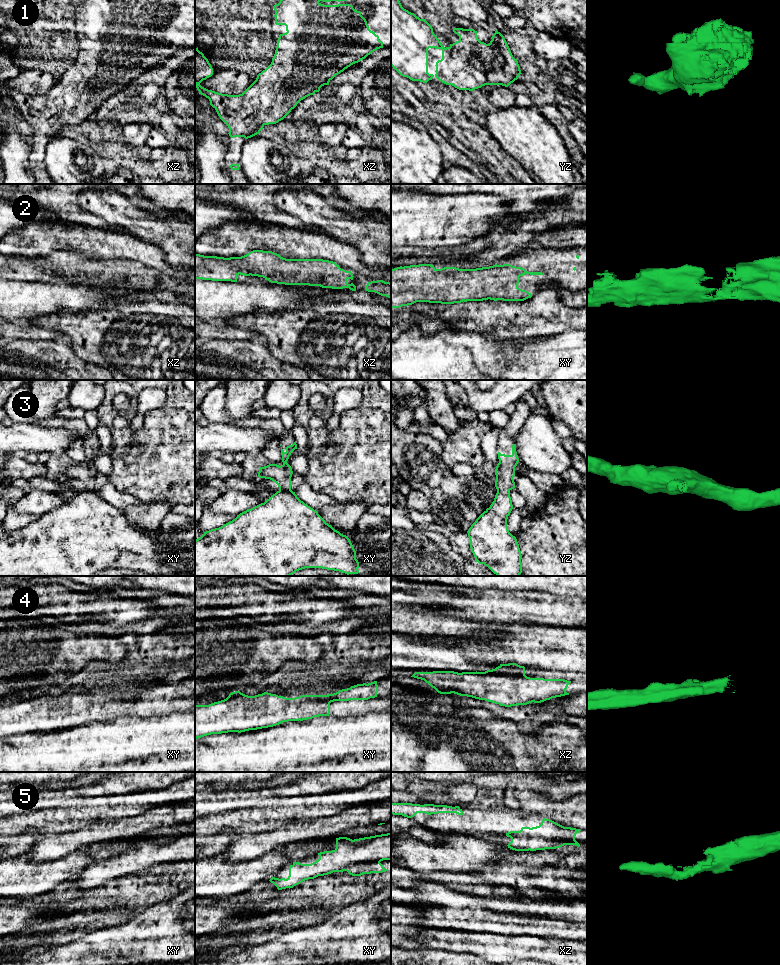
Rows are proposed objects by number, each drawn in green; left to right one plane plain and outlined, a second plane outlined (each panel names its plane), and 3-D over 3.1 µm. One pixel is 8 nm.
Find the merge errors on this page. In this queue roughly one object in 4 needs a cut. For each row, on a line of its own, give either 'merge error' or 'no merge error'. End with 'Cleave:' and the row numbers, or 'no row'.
1: no merge error
2: no merge error
3: no merge error
4: no merge error
5: no merge error
Cleave: no row

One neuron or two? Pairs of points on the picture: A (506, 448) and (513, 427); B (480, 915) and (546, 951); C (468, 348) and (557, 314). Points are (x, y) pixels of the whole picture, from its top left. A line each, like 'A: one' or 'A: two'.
A: one
B: two
C: two

